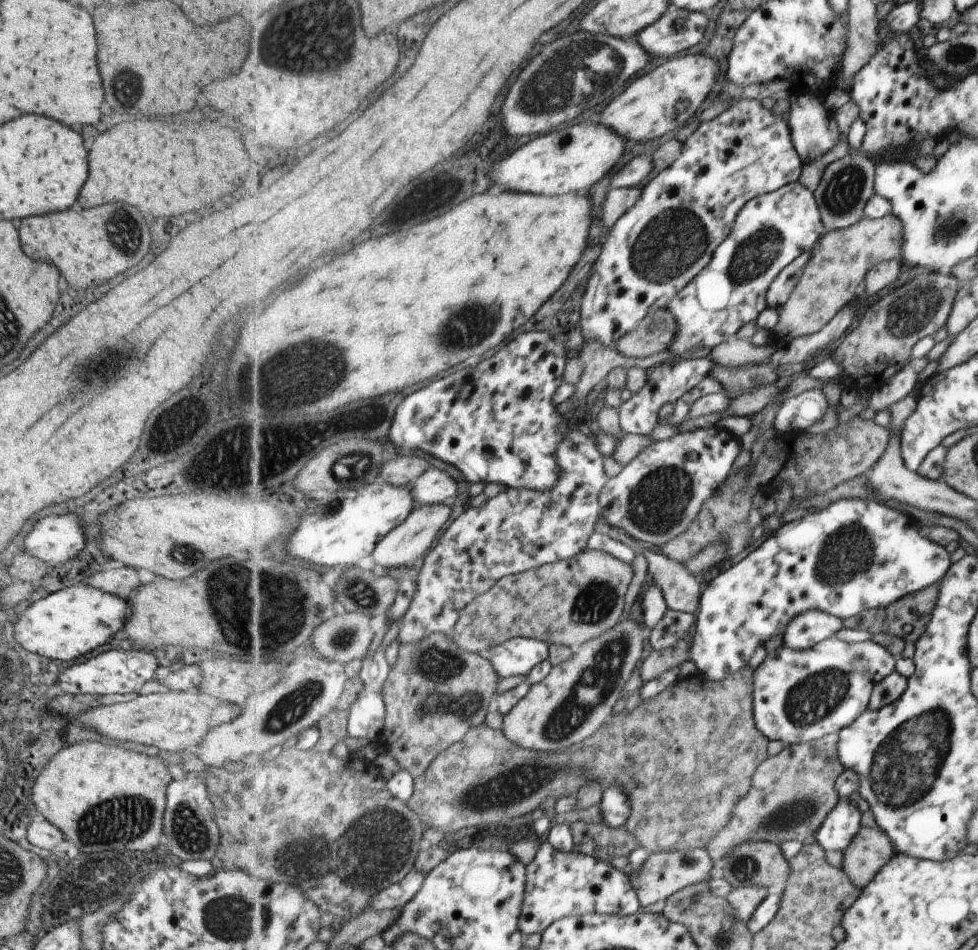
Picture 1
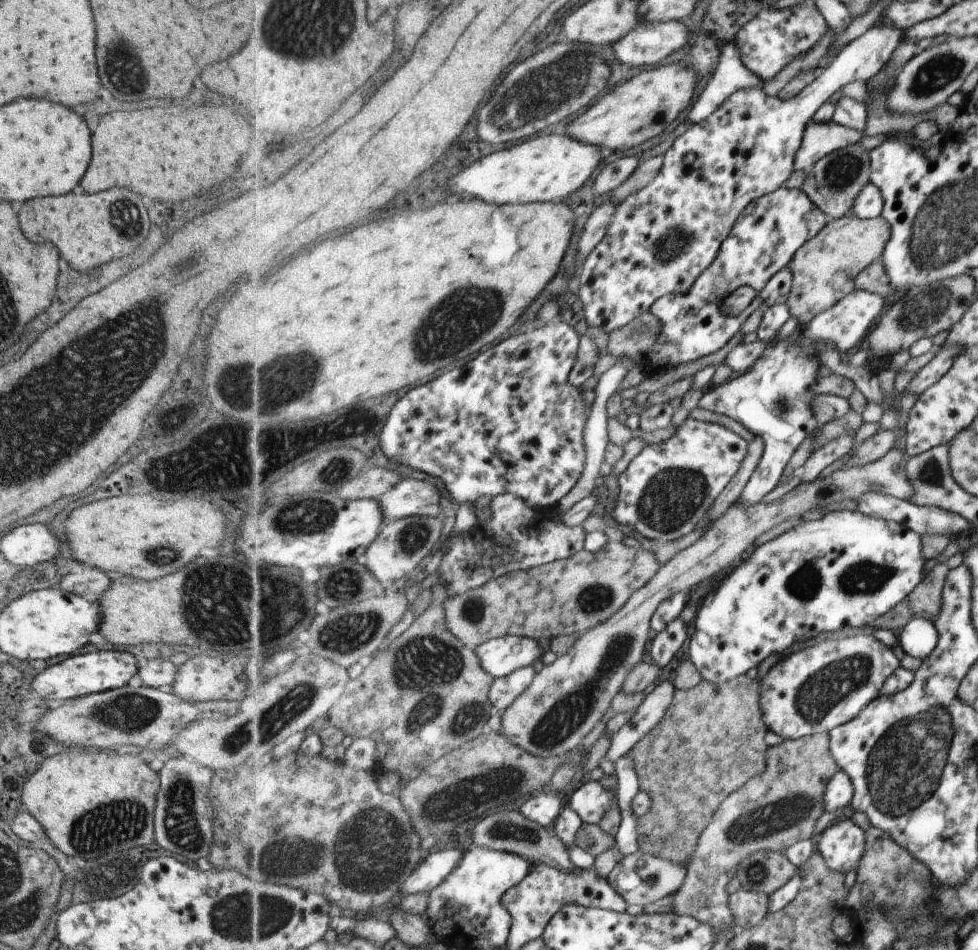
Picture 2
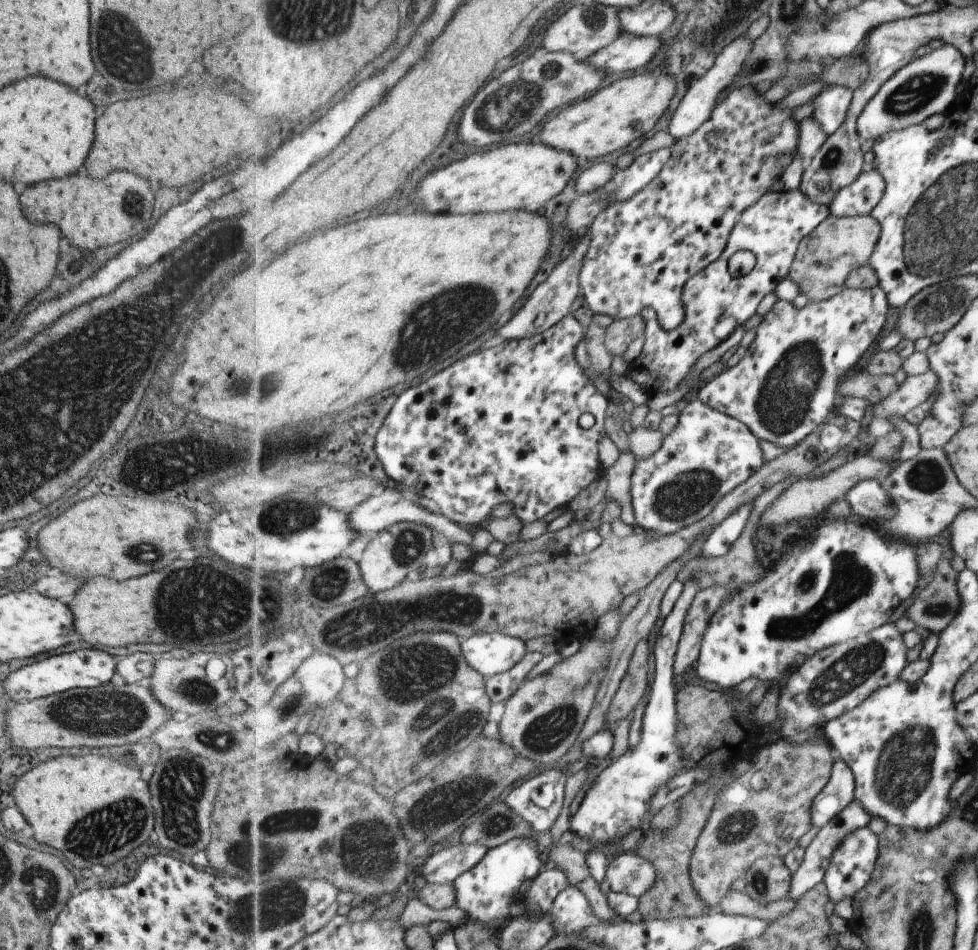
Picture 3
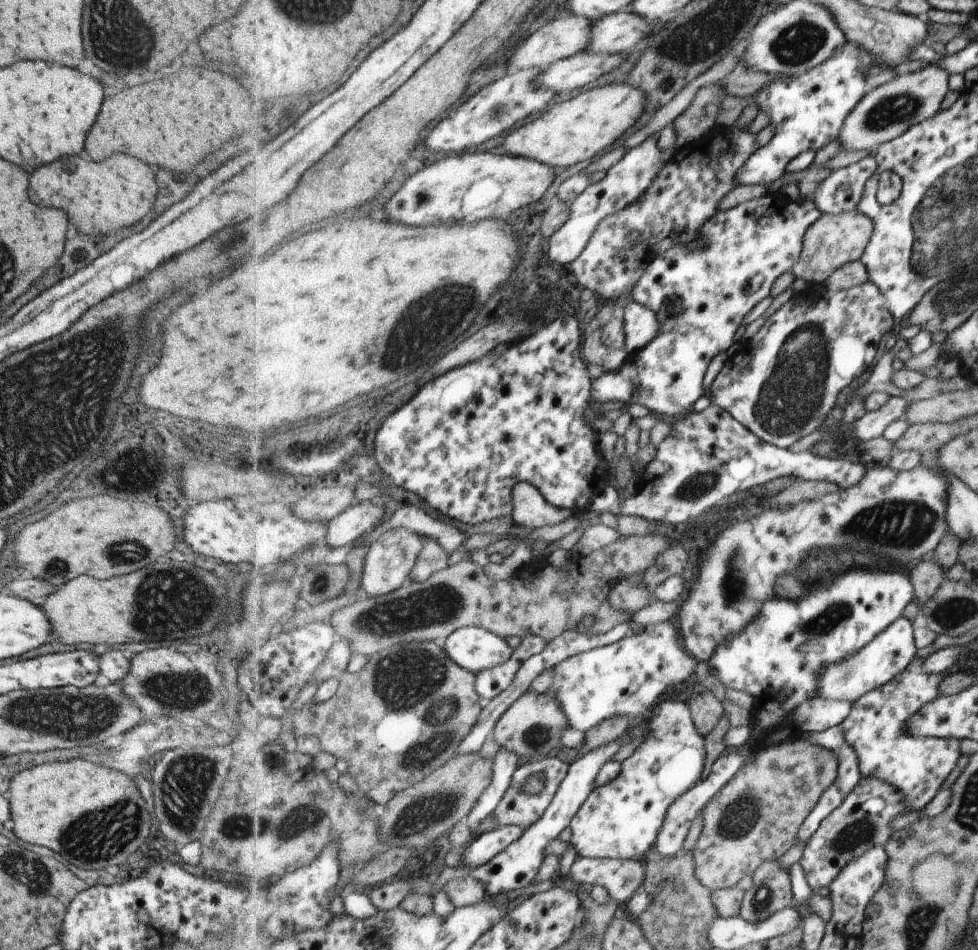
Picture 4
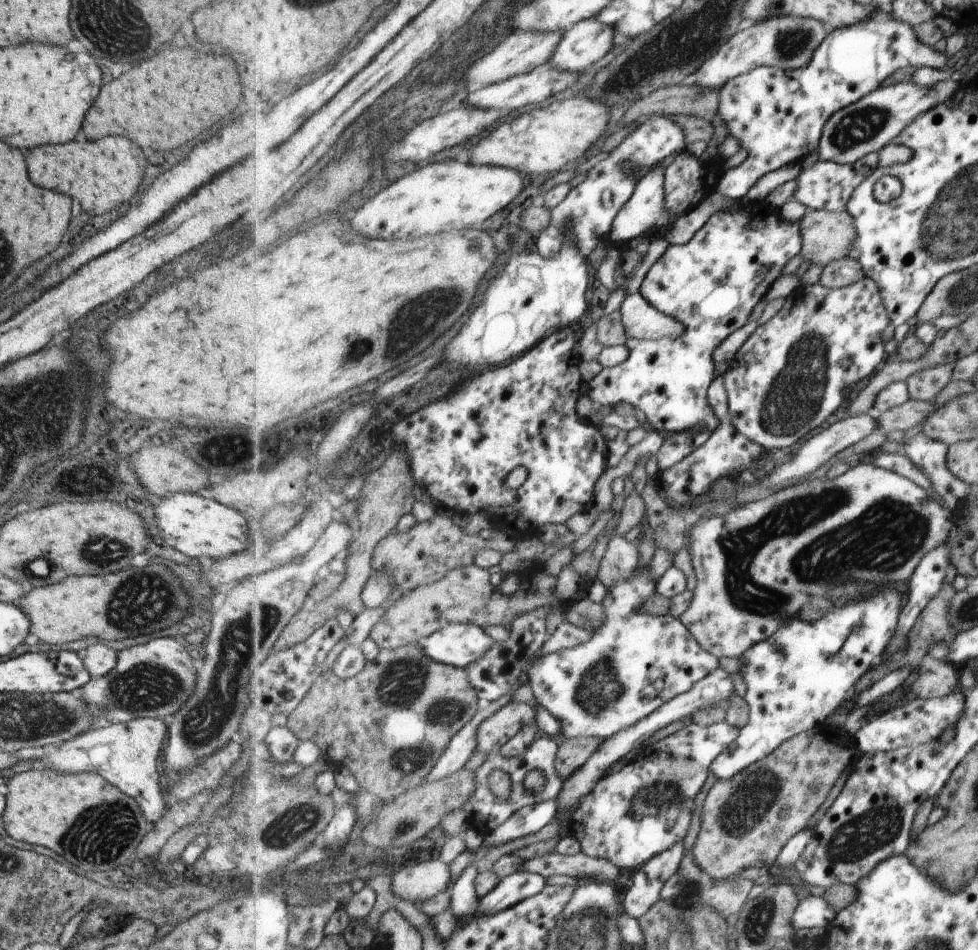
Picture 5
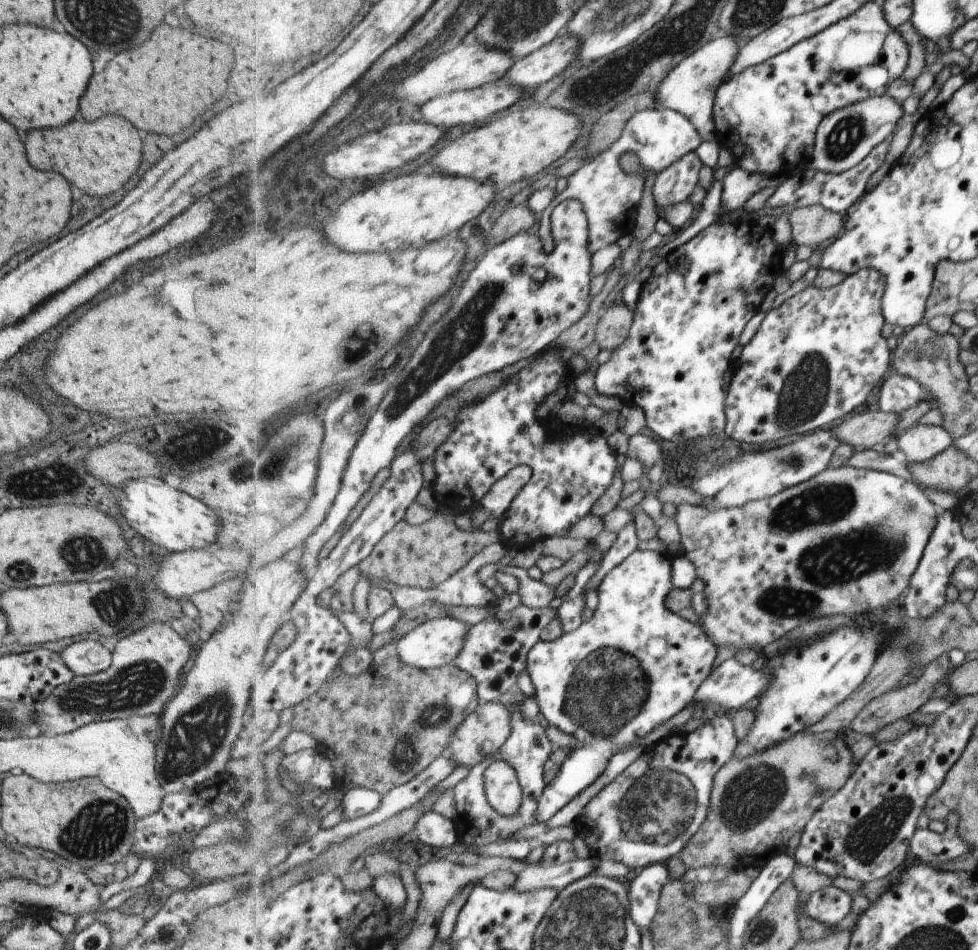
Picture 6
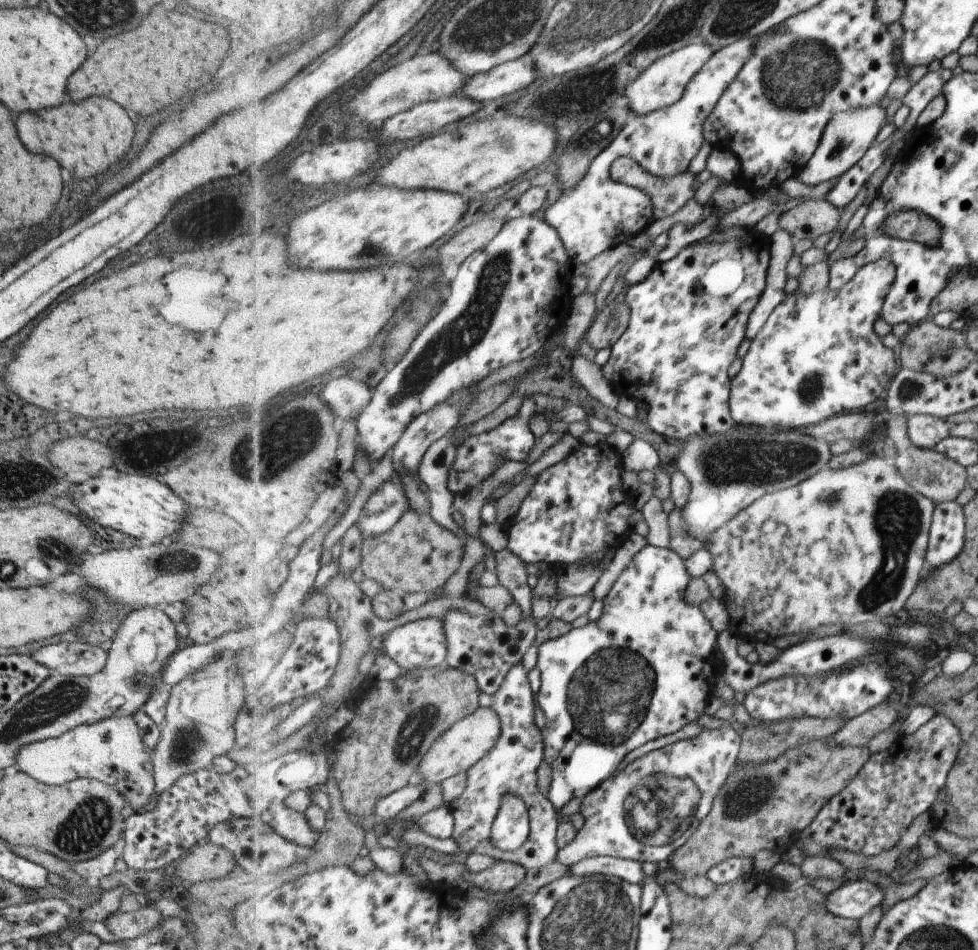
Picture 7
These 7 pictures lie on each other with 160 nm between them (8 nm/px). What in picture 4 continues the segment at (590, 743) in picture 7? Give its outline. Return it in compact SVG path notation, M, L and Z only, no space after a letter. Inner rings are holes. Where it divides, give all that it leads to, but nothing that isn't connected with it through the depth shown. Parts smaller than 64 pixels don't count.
M665 621L645 626L640 635L628 636L559 663L554 667L553 684L548 692L556 696L573 729L587 732L615 715L627 715L633 724L637 716L649 717L666 698L669 688L689 680L699 662L685 648L679 628ZM519 825L499 827L476 838L462 852L462 866L476 869L493 860L497 854L503 852L522 832L526 832Z

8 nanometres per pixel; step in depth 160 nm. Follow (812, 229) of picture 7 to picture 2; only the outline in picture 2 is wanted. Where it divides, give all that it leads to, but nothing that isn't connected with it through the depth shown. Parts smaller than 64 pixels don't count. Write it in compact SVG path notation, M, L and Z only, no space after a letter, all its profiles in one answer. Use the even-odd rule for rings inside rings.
M852 213L829 221L825 229L795 253L790 266L794 281L787 305L799 324L809 324L815 317L838 305L857 289L856 279L868 266L882 258L891 240L891 223L883 216L862 219Z

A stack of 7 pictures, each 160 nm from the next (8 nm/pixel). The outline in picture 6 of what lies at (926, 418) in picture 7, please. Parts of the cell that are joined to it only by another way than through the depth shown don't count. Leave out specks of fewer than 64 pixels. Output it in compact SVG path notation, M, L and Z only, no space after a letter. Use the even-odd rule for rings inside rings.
M916 424L898 438L900 456L909 462L923 462L946 450L951 436L942 427Z

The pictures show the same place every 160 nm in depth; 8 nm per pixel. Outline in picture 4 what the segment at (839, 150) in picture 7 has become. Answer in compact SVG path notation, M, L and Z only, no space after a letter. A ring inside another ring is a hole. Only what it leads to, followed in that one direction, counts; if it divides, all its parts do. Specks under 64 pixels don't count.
M923 64L912 72L902 71L888 83L867 92L850 114L840 134L844 150L878 150L880 144L905 134L914 124L933 116L947 92L949 75L933 65Z

